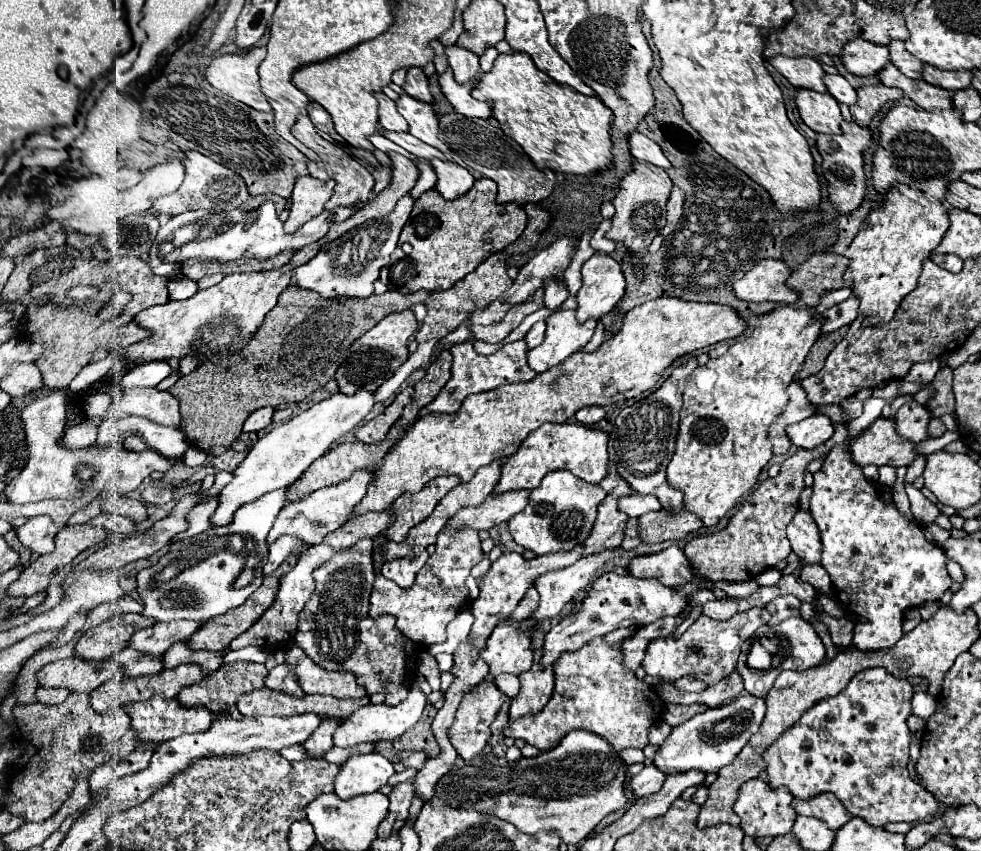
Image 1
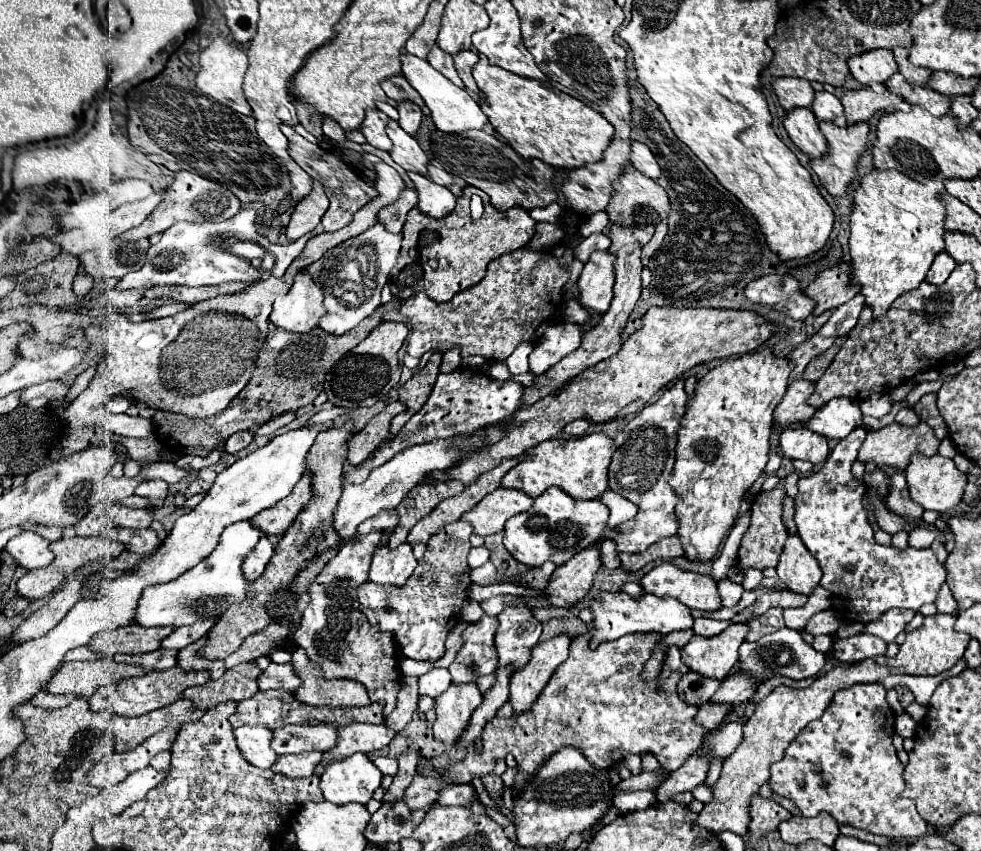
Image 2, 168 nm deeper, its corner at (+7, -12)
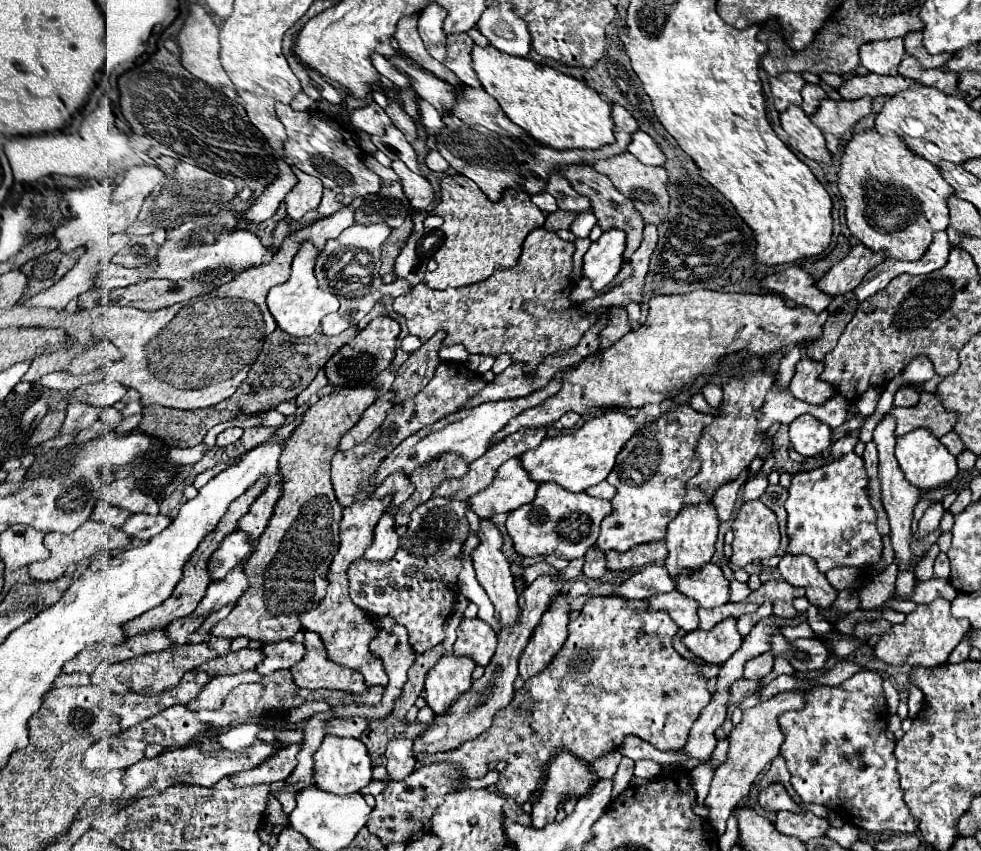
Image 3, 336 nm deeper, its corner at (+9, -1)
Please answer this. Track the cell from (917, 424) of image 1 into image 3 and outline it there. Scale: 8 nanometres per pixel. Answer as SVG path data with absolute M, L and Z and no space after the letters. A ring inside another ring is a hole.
M902 385L894 395L896 407L914 407L920 401L920 391L912 385Z

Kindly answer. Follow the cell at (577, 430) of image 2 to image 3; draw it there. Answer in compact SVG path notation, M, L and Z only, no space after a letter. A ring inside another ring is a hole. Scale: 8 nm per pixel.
M564 413L564 415L554 423L554 427L556 427L556 429L572 429L572 427L578 423L578 419L580 419L578 413Z

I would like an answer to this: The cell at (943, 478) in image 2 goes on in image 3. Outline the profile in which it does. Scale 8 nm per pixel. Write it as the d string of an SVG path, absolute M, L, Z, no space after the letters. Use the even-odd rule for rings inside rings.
M914 429L906 435L900 435L898 441L896 441L896 451L894 451L898 463L900 463L900 469L904 471L906 479L922 489L922 491L928 491L928 489L936 489L948 481L952 481L958 473L958 465L956 465L956 457L948 453L948 449L942 445L942 441L938 437L934 437L928 429Z

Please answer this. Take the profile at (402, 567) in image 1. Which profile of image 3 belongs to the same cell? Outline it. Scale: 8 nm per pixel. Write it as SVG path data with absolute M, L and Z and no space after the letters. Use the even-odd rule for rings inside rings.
M384 513L384 517L380 517L374 529L372 545L366 549L364 557L372 561L388 561L394 557L398 547L400 547L400 537L394 531L394 517L390 513Z

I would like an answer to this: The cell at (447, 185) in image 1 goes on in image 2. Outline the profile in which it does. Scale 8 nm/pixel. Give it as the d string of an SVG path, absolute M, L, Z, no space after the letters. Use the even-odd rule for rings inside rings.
M410 172L410 178L414 180L414 188L418 190L418 208L424 214L442 218L454 210L458 198L446 186L438 186L426 176L418 176L416 172Z

